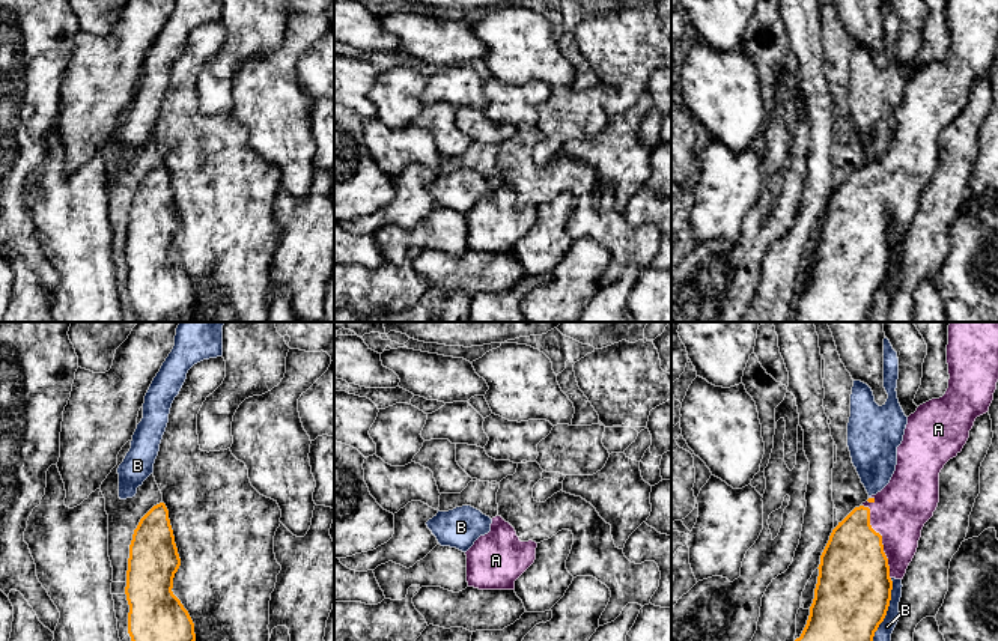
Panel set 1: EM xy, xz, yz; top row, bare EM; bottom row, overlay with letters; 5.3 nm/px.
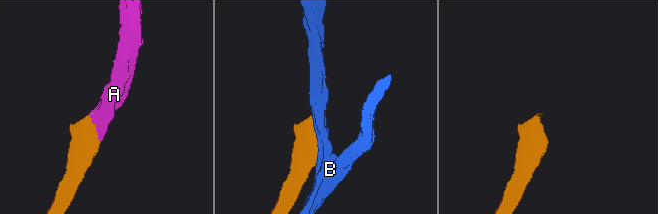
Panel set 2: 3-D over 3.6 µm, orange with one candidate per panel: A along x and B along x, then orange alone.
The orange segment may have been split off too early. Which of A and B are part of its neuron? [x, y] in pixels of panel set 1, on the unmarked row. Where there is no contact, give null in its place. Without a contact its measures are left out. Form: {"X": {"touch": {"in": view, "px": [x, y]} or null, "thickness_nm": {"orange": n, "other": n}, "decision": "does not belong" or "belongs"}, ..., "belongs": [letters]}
{"A": {"touch": {"in": "yz", "px": [881, 203]}, "thickness_nm": {"orange": 380, "other": 300}, "decision": "belongs"}, "B": {"touch": {"in": "yz", "px": [884, 280]}, "thickness_nm": {"orange": 400, "other": 110}, "decision": "does not belong"}, "belongs": ["A"]}

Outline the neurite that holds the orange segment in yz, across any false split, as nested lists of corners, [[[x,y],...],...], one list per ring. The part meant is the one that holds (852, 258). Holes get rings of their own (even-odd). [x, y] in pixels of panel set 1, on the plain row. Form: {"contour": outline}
{"contour": [[[948,0],[947,8],[948,51],[939,62],[932,62],[908,80],[903,104],[897,110],[897,128],[890,146],[866,166],[855,170],[832,193],[820,218],[819,239],[807,287],[795,302],[798,322],[866,322],[873,299],[884,284],[893,253],[893,241],[903,242],[912,224],[921,193],[933,179],[939,166],[939,135],[956,120],[969,101],[977,80],[986,77],[998,45],[998,0]]]}

